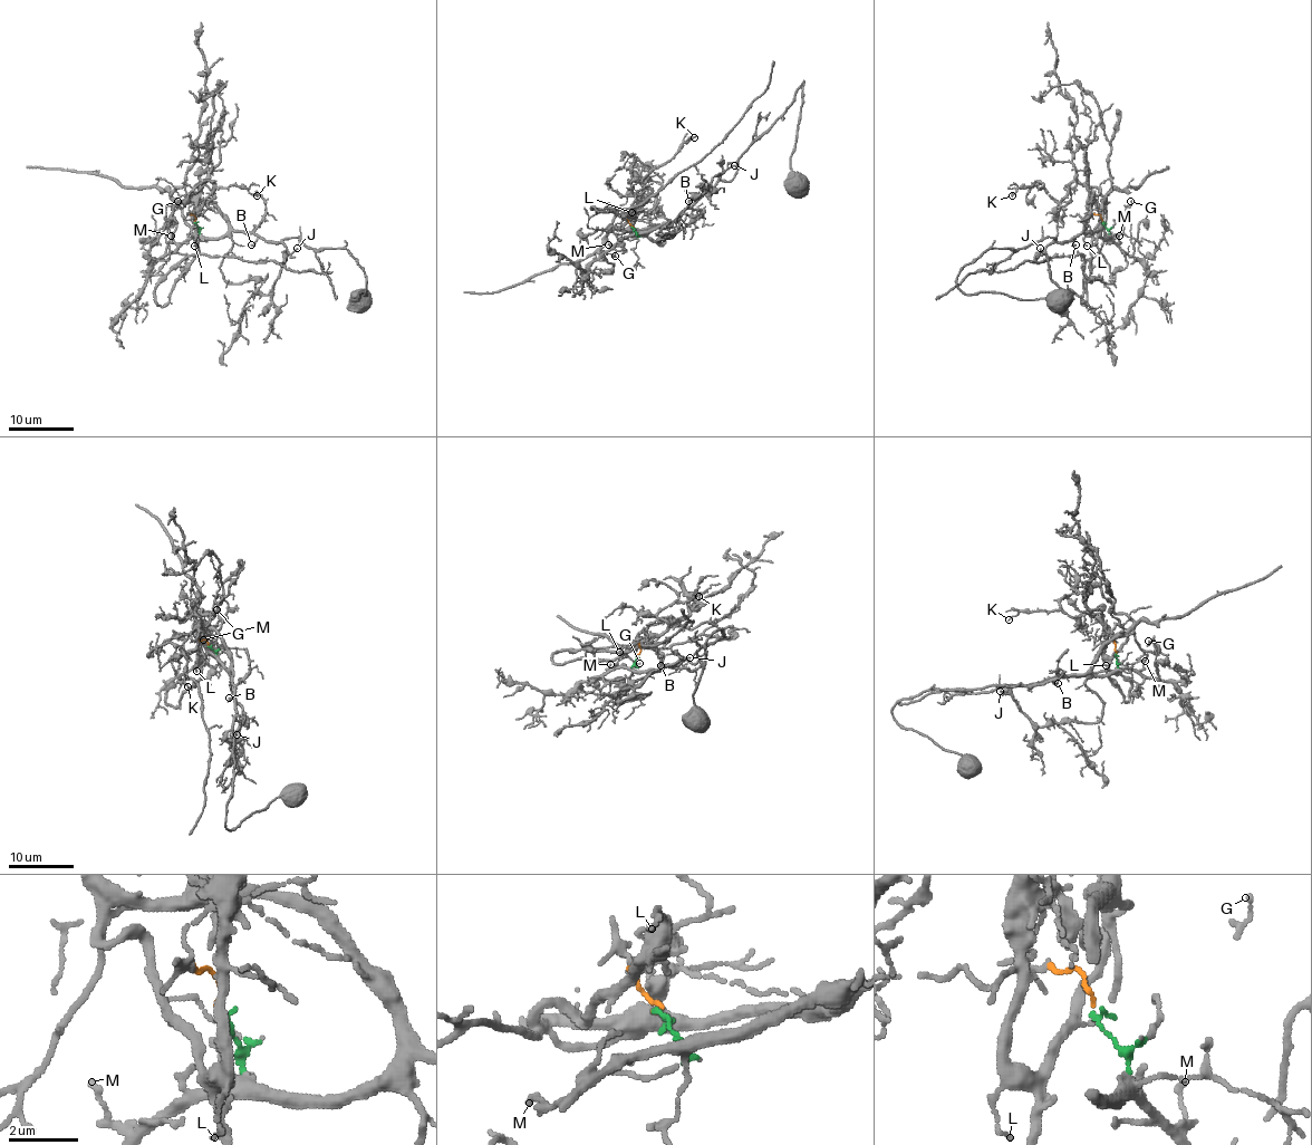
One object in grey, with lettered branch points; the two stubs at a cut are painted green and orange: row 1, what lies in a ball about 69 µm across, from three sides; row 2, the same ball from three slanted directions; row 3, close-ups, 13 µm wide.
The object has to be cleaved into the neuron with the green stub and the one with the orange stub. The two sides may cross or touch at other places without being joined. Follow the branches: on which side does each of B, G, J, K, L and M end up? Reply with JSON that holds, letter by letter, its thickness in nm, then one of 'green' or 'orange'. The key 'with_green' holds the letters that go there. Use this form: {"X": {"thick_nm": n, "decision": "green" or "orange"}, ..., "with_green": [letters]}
{"B": {"thick_nm": 130, "decision": "green"}, "G": {"thick_nm": 80, "decision": "green"}, "J": {"thick_nm": 100, "decision": "green"}, "K": {"thick_nm": 110, "decision": "orange"}, "L": {"thick_nm": 110, "decision": "orange"}, "M": {"thick_nm": 140, "decision": "green"}, "with_green": ["B", "G", "J", "M"]}

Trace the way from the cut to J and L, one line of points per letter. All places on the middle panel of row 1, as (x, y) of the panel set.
J: (633, 228), (637, 234), (672, 223), (726, 170), (735, 166)
L: (633, 228), (626, 217), (630, 218), (633, 209), (630, 211)

